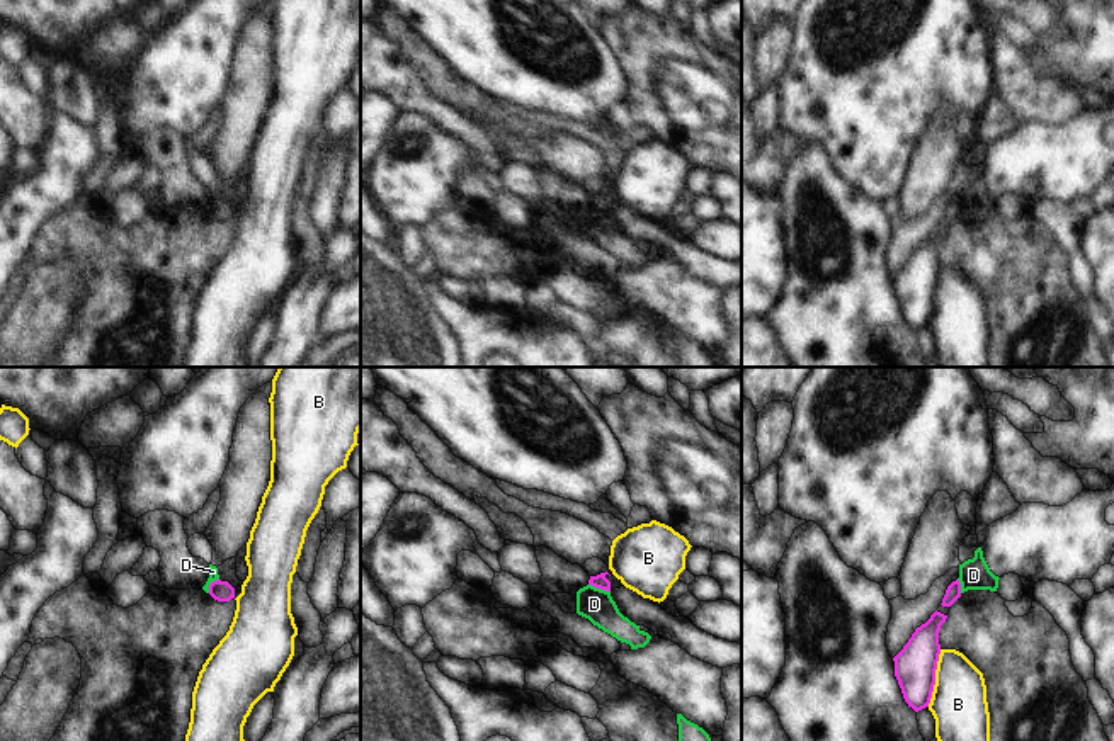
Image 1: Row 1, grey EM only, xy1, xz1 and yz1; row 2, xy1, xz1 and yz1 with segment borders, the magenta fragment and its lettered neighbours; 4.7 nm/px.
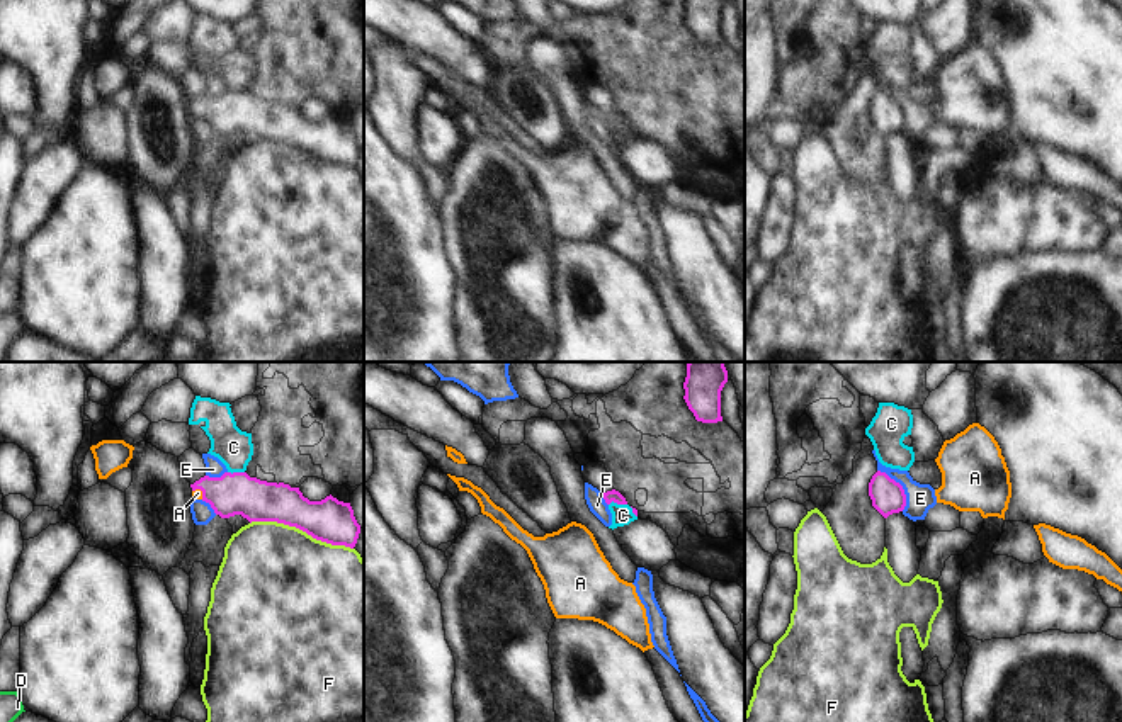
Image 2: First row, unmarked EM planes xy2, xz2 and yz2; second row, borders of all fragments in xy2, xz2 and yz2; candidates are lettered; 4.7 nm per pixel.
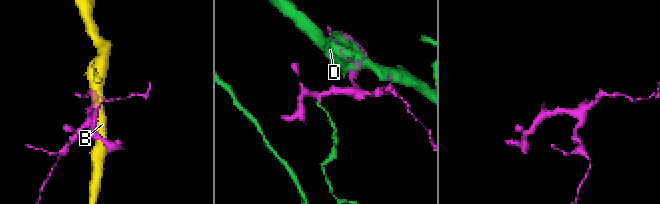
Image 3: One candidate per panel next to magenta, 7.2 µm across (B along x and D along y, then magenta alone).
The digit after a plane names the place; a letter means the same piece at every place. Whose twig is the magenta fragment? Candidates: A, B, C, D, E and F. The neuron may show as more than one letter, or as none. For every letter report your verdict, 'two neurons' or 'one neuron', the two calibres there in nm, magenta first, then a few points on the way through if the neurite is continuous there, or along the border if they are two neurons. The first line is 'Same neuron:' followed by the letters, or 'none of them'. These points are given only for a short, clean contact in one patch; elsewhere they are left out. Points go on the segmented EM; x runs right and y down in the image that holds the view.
Same neuron: A
A: one neuron | 200/50 nm | across xy2 (237, 493), (201, 490), (198, 493)
B: two neurons | 200/260 nm
C: two neurons | 60/100 nm | along xz2 (626, 503), (612, 502), (609, 505)
D: two neurons | 70/160 nm | along xz1 (589, 583), (609, 592)
E: two neurons | 160/140 nm | along yz2 (878, 469), (884, 471), (901, 486), (905, 495), (903, 510)
F: two neurons | 200/480 nm

